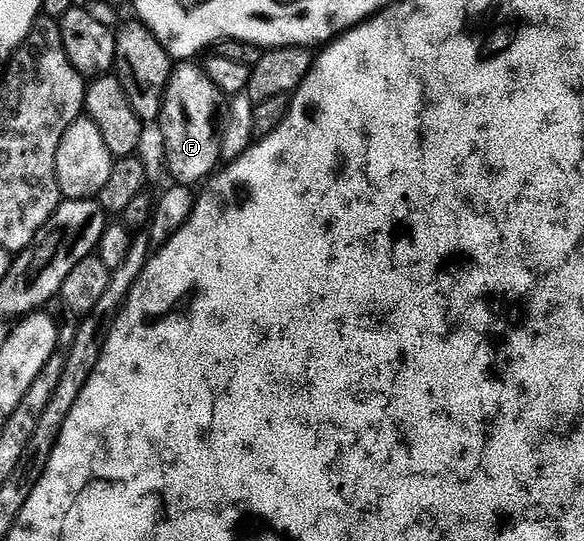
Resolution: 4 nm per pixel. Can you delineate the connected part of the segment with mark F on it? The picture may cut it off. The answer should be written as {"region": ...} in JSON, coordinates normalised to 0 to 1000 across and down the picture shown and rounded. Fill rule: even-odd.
{"region":[[[307,116],[295,126],[269,237],[279,244],[279,268],[286,274],[286,312],[305,340],[327,346],[332,335],[353,336],[370,318],[378,298],[375,207],[382,192],[382,172],[342,122],[339,128],[334,116]]]}

